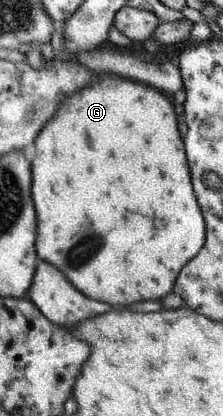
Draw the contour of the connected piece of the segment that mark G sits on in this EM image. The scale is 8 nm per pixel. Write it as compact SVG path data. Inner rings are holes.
M99 74L101 77L92 84L69 94L60 101L57 111L41 127L37 133L35 149L37 155L31 159L31 199L37 215L37 239L35 239L36 257L49 262L56 267L73 287L85 297L97 299L107 305L129 305L145 299L161 299L165 297L180 269L194 255L197 255L204 242L205 226L199 206L193 197L189 183L189 169L185 161L184 145L182 142L182 127L175 121L173 102L163 92L146 86L141 82L125 79L115 74Z

